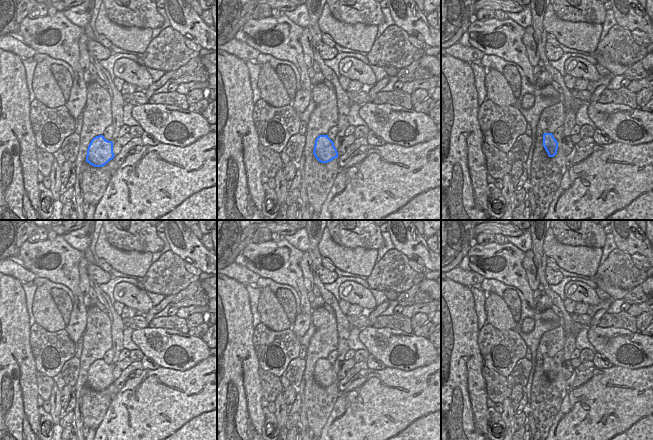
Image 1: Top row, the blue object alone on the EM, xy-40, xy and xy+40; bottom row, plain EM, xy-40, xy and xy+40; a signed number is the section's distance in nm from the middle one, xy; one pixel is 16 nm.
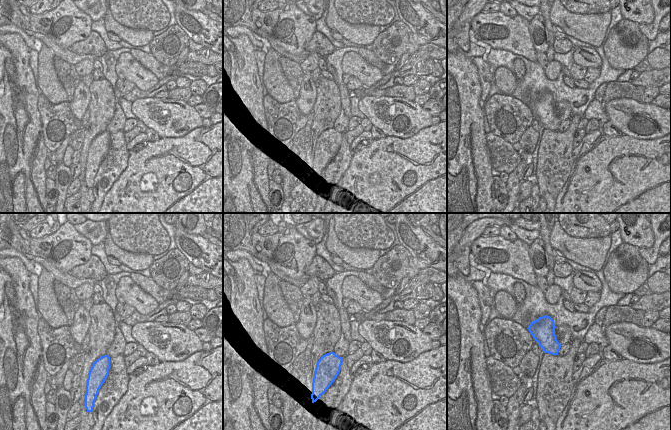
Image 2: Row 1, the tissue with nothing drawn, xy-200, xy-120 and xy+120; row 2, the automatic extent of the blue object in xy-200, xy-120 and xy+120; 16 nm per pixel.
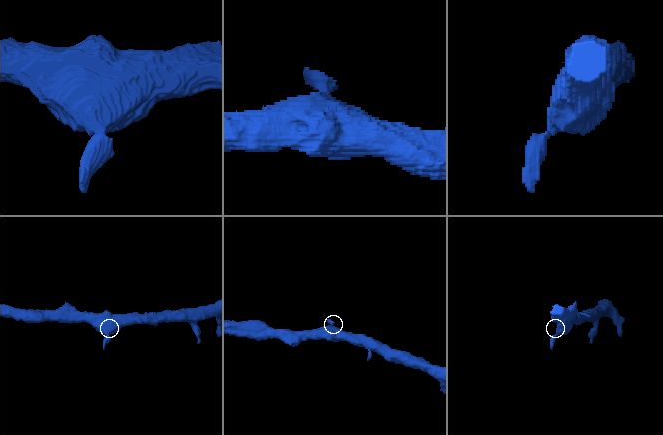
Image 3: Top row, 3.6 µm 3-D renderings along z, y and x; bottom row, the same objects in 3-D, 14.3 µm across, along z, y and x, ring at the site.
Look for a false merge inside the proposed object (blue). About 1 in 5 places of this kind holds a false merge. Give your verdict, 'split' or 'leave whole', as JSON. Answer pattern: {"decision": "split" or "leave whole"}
{"decision": "leave whole"}

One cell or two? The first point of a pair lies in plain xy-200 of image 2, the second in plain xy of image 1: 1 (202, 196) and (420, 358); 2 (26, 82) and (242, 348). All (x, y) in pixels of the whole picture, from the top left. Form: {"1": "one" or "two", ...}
{"1": "two", "2": "one"}

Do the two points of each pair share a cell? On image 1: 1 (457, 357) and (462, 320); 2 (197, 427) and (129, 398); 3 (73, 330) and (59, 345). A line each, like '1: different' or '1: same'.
1: same
2: same
3: different

